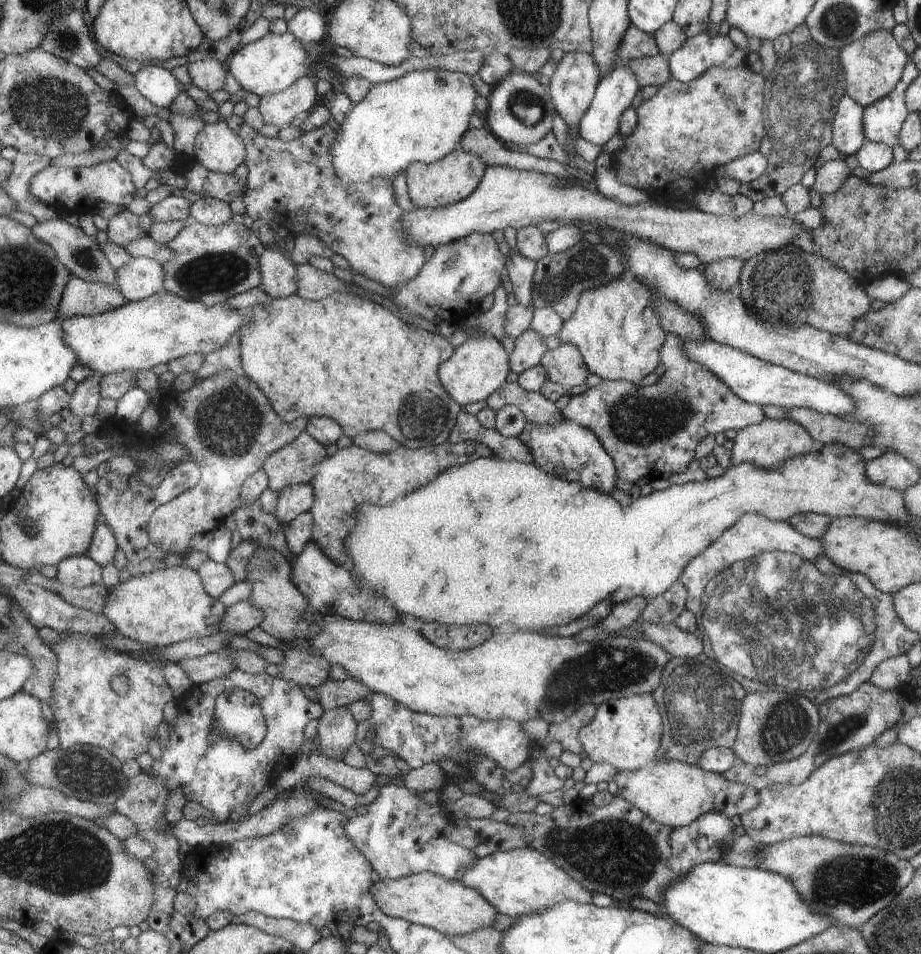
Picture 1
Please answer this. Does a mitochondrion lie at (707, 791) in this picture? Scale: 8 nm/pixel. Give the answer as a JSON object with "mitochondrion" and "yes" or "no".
{"mitochondrion":"no"}

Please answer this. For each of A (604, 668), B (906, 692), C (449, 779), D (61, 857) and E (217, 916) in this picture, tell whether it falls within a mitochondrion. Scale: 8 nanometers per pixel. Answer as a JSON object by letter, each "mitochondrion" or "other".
{"A":"mitochondrion","B":"other","C":"other","D":"mitochondrion","E":"other"}

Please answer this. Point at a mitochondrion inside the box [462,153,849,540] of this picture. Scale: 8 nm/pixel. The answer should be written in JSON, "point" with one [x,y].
{"point":[785,285]}

